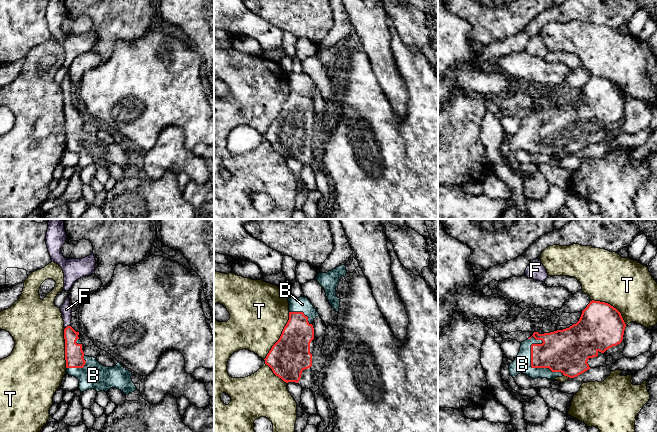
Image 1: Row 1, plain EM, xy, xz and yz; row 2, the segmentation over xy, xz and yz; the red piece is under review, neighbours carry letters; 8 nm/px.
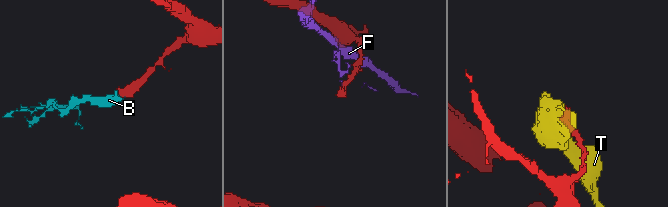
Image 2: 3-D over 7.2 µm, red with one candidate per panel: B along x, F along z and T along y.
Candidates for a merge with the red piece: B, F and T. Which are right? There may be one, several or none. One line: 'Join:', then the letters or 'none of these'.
Join: B

